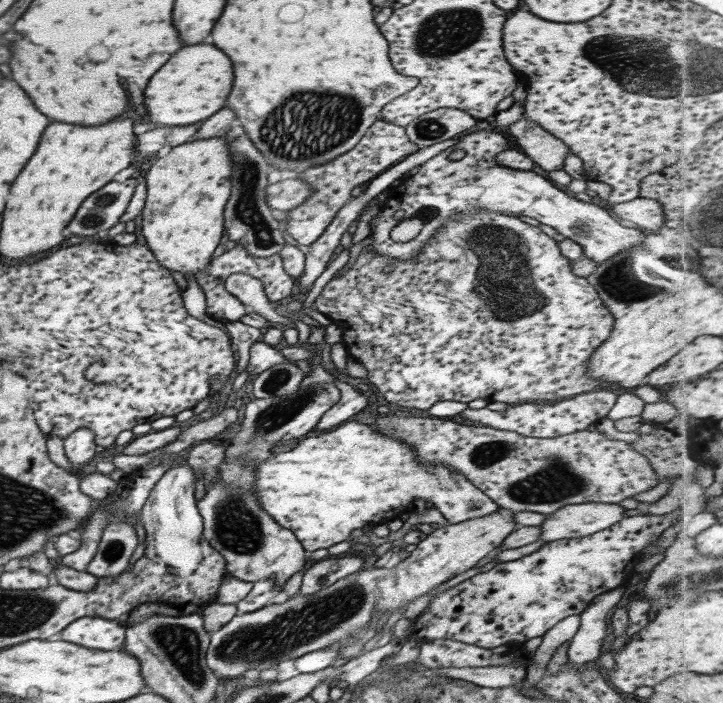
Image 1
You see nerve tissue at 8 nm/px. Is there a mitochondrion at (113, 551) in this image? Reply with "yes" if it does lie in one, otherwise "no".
yes

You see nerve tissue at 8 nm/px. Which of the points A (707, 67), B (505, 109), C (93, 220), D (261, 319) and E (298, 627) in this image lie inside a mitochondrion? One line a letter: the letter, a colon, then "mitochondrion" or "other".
A: mitochondrion
B: other
C: mitochondrion
D: other
E: mitochondrion

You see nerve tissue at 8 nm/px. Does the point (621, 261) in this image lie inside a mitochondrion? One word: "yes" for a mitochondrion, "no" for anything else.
yes

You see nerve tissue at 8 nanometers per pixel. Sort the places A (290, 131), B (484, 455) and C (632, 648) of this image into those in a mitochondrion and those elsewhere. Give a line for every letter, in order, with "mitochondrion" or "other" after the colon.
A: mitochondrion
B: mitochondrion
C: other

